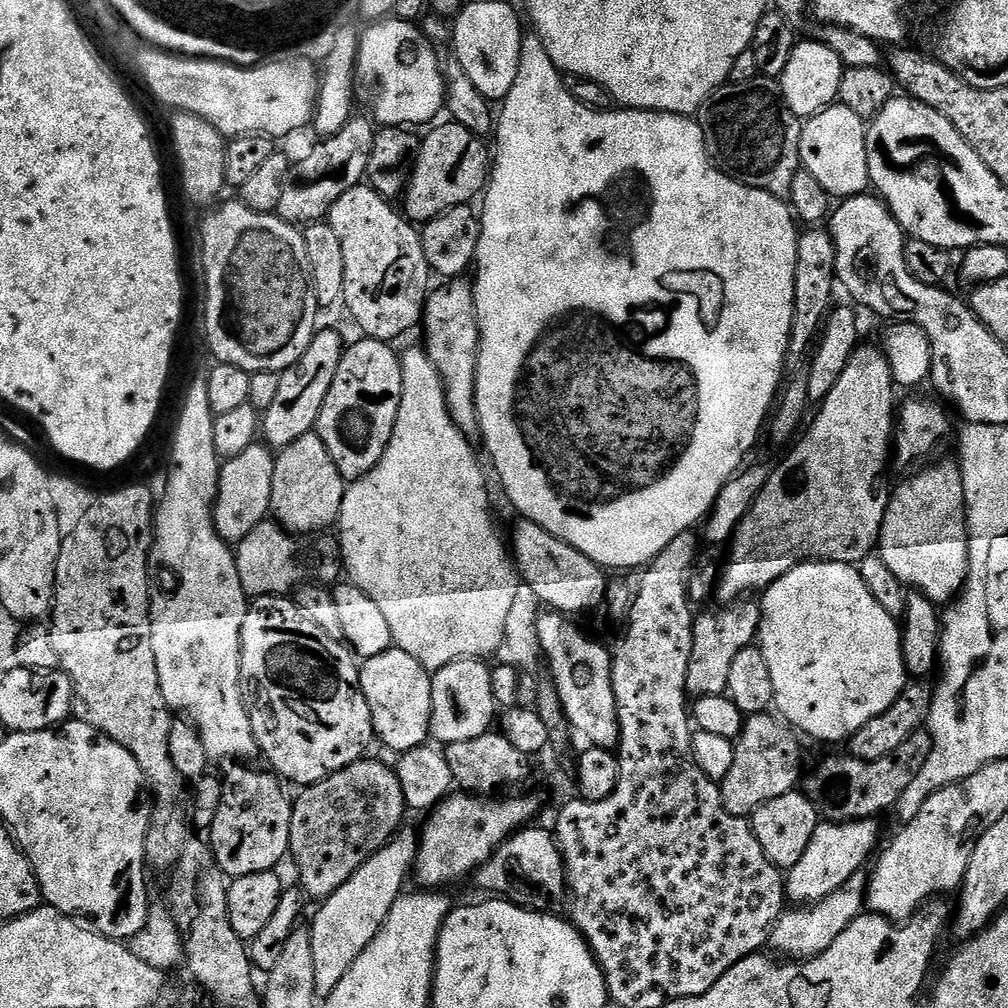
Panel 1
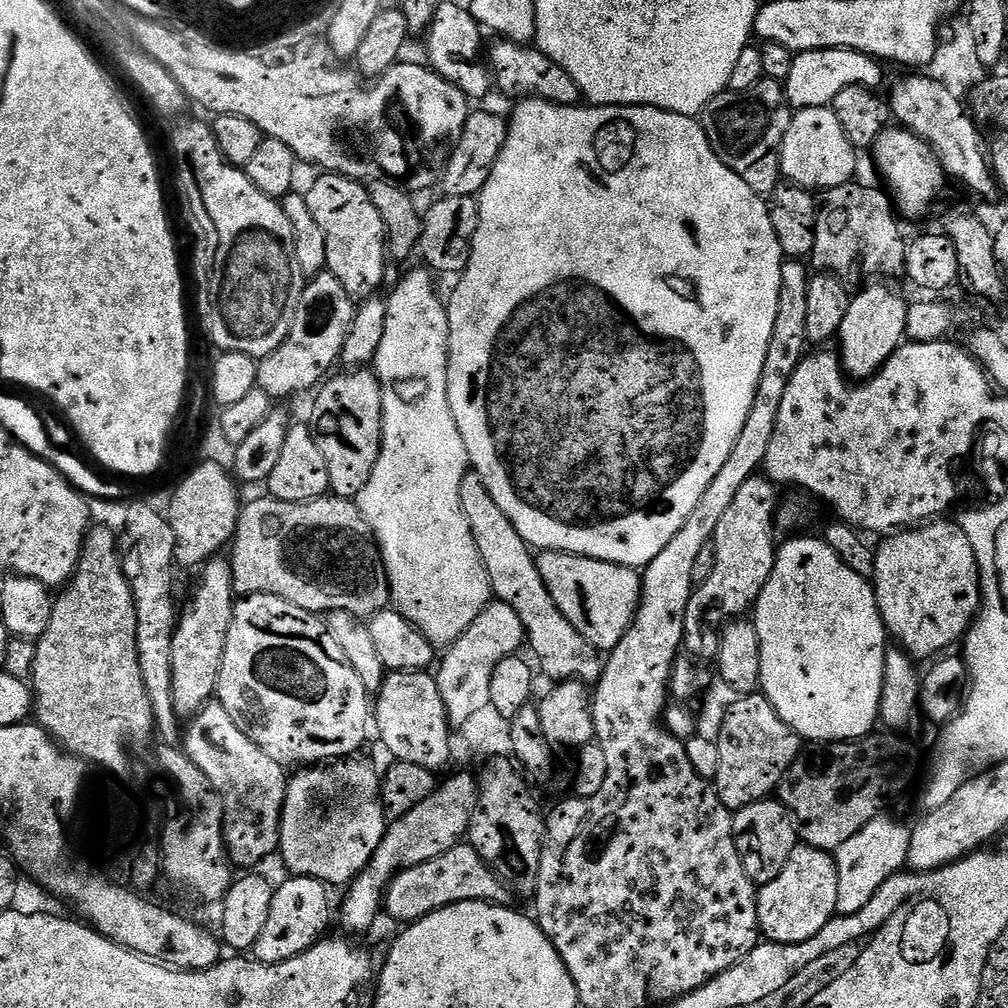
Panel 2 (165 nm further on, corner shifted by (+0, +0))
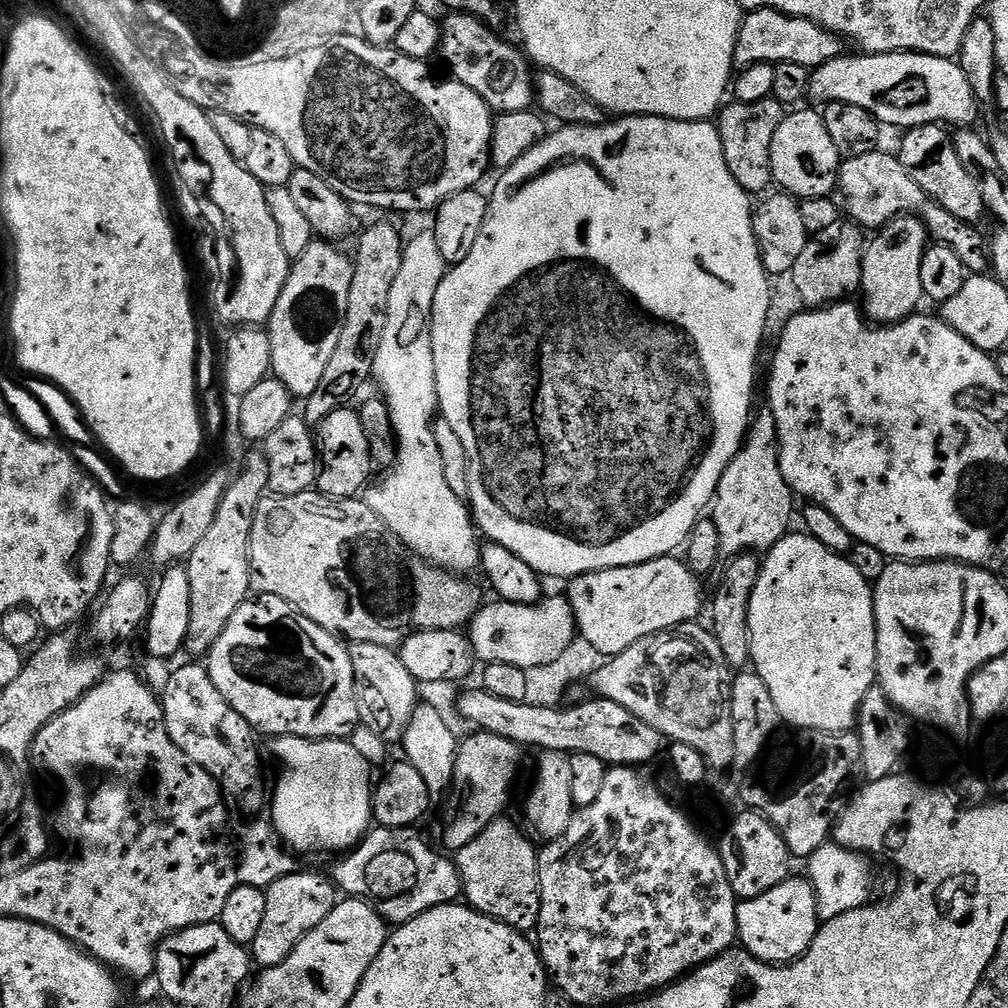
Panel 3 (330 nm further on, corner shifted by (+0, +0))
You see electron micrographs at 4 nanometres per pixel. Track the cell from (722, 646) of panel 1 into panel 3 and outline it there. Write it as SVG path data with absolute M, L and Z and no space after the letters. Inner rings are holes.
M764 406L759 412L751 417L740 452L726 466L710 505L710 518L718 526L720 551L728 558L743 552L767 553L791 529L794 493L782 478L776 423L771 407Z

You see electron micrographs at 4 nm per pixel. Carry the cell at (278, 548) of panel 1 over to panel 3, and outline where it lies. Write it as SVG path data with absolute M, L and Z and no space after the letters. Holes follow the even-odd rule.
M313 490L313 491L310 491L310 492L303 492L303 493L302 493L302 494L290 494L290 495L289 495L289 496L274 496L274 495L271 495L271 494L265 494L265 496L264 496L264 497L262 497L262 498L261 498L261 499L260 499L260 501L259 501L259 502L258 502L258 510L257 510L257 511L256 511L256 513L255 513L255 514L254 514L254 526L253 526L253 527L252 527L252 529L251 529L251 530L250 530L250 582L251 582L251 583L252 583L252 592L253 592L253 593L256 593L256 594L259 594L259 595L261 595L261 596L273 596L273 597L274 597L274 598L282 598L282 602L290 602L290 606L294 606L294 610L298 610L298 611L299 611L299 612L301 612L301 613L302 613L302 614L303 614L303 615L304 615L304 616L305 616L305 617L306 617L306 618L310 618L310 622L314 622L314 623L315 623L315 624L317 624L317 625L318 625L318 626L322 626L322 627L323 627L323 628L324 628L324 629L325 629L325 630L326 630L326 631L328 631L328 632L330 632L330 633L333 633L333 634L335 634L335 635L337 635L337 636L339 636L339 637L341 637L341 638L343 638L343 639L344 639L344 640L345 640L345 641L348 641L348 642L351 642L351 643L353 643L353 644L357 644L357 643L358 643L358 642L374 642L374 646L386 646L386 647L387 647L387 648L396 648L396 647L397 647L397 646L399 646L399 645L401 645L401 644L403 644L403 643L404 643L404 640L405 640L405 638L406 638L406 637L408 637L408 636L411 636L411 635L412 635L412 633L413 633L413 632L425 632L425 631L426 631L426 630L460 630L460 629L463 629L463 628L464 628L464 627L465 627L465 626L468 626L468 625L471 625L471 622L472 622L472 620L473 620L473 619L474 619L474 617L475 617L475 616L476 616L476 614L477 614L477 612L479 612L479 611L480 611L480 609L481 609L481 607L482 607L482 599L481 599L481 600L480 600L480 588L479 588L479 586L478 586L478 585L476 585L476 584L475 584L475 582L474 582L474 581L472 581L472 580L468 580L468 579L472 579L472 578L465 578L465 577L464 577L464 576L463 576L463 575L460 575L460 574L457 574L457 573L455 573L455 572L446 572L446 571L444 571L444 569L443 569L443 568L439 568L439 566L437 566L437 565L436 565L436 564L431 564L431 562L430 562L430 561L429 561L429 560L422 560L422 559L419 559L419 558L414 558L414 556L413 556L413 553L411 553L411 552L409 552L409 551L408 551L408 549L407 549L407 548L405 548L405 547L404 547L404 543L403 543L403 542L401 542L401 541L400 541L400 540L399 540L399 538L398 538L398 537L397 537L397 536L396 536L396 535L394 535L394 534L393 534L393 532L392 532L392 531L391 531L391 530L390 530L390 529L388 529L388 528L387 528L387 527L386 527L386 526L385 526L385 524L384 524L384 523L383 523L383 522L382 522L382 518L381 518L381 517L380 517L380 516L379 516L379 515L378 515L378 514L374 514L374 510L373 510L373 509L372 509L372 507L371 507L371 506L369 506L369 505L368 505L368 504L367 504L367 502L365 502L365 501L364 501L364 500L363 500L363 499L360 499L360 498L353 498L353 499L351 499L351 500L336 500L336 499L334 499L334 497L333 497L333 496L325 496L325 495L324 495L324 493L323 493L323 492L321 492L321 491L319 491L319 490Z

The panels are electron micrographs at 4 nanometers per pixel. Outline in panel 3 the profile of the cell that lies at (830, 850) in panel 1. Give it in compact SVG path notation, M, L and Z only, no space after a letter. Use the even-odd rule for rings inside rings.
M789 878L774 886L774 890L766 890L766 894L758 894L758 898L740 900L736 905L738 914L739 947L749 952L763 964L790 964L814 942L816 932L821 926L818 914L818 902L812 884L806 878Z

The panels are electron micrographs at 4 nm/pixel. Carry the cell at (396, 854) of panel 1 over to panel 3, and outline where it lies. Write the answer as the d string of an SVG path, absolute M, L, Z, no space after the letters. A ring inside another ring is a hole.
M476 730L473 733L458 744L454 775L457 812L444 832L444 844L451 850L466 846L475 836L482 834L486 826L505 815L504 807L508 804L508 795L516 784L516 771L520 768L521 745L493 732Z

